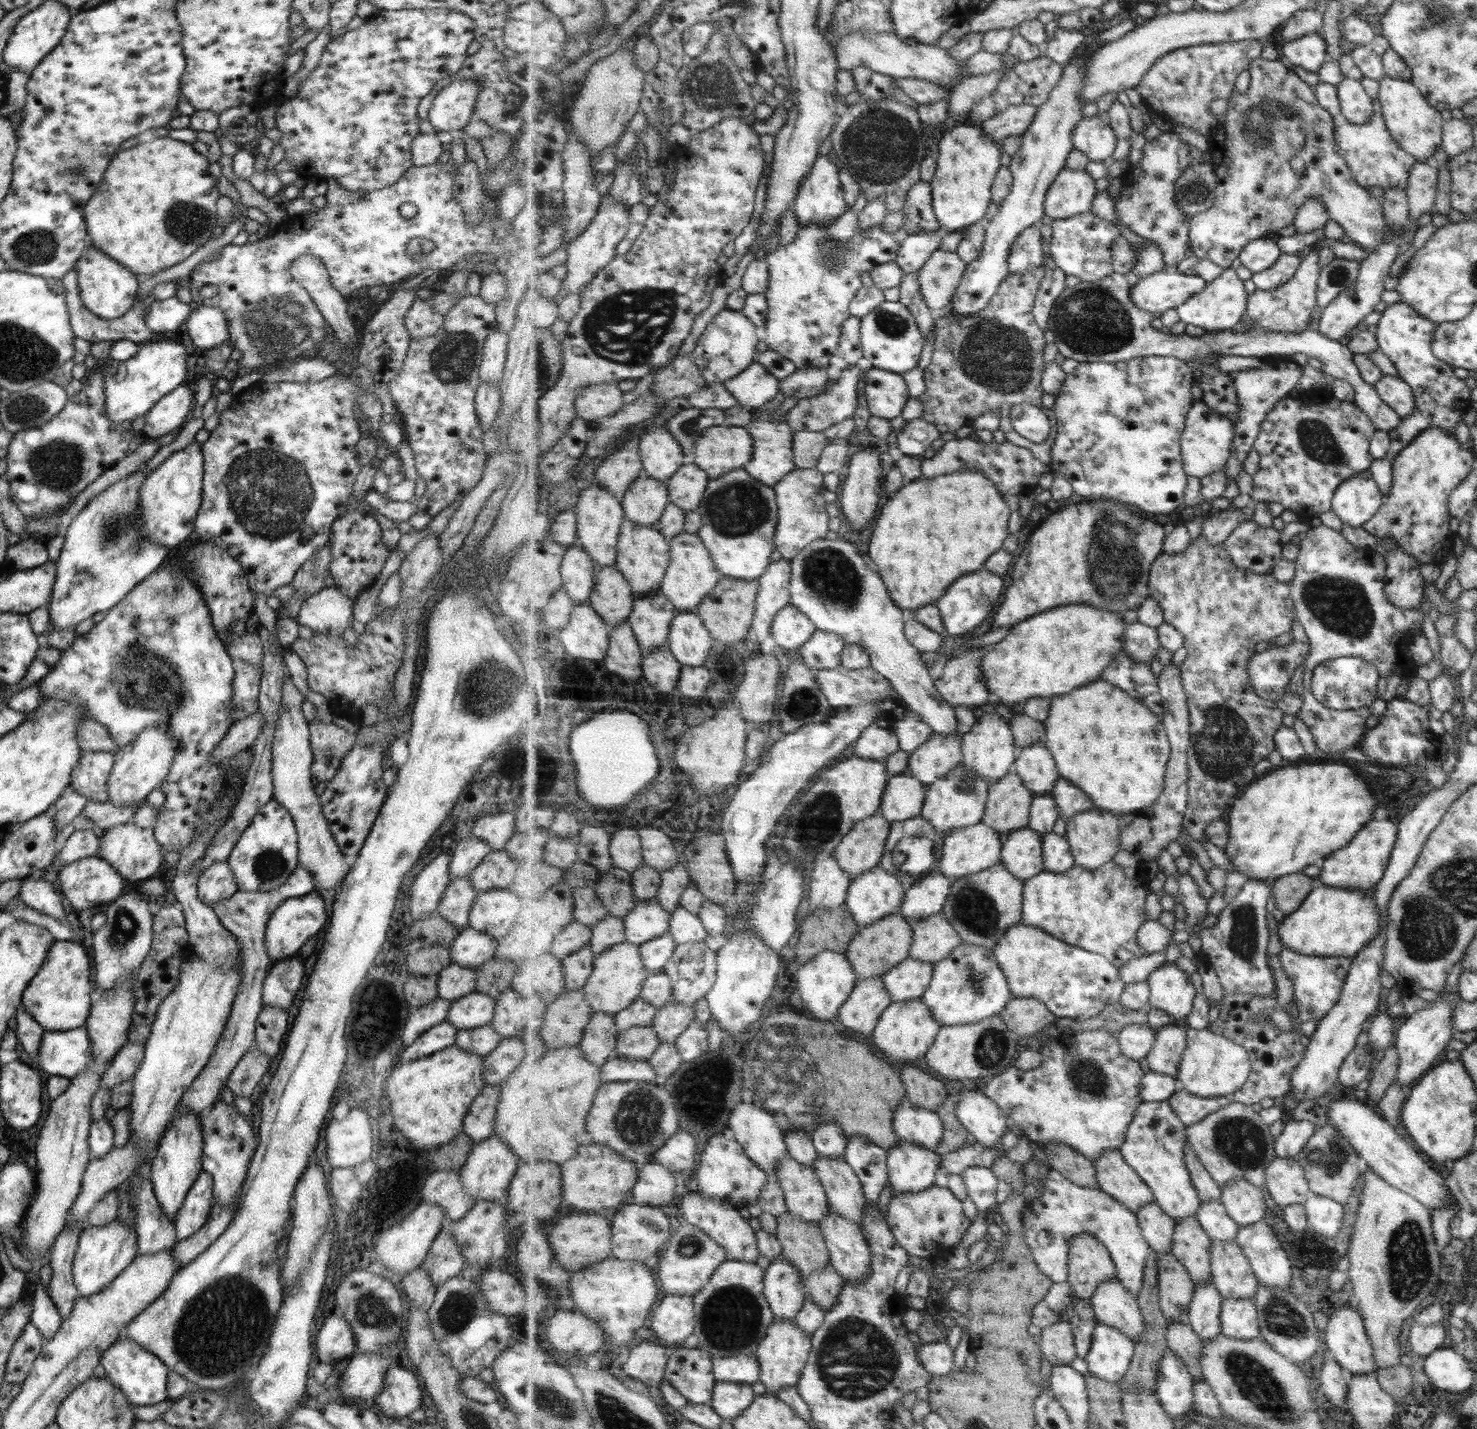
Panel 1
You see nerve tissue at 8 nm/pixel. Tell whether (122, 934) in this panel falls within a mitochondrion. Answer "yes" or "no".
yes

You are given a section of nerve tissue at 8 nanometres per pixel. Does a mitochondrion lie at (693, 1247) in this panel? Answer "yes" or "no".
yes

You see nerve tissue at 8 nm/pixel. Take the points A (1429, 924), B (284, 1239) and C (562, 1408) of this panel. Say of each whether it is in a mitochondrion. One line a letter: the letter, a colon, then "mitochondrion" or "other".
A: mitochondrion
B: other
C: mitochondrion

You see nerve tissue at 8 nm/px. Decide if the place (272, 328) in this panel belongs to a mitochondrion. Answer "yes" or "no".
yes

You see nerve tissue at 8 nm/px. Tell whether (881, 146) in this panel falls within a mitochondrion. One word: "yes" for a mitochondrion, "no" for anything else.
yes

